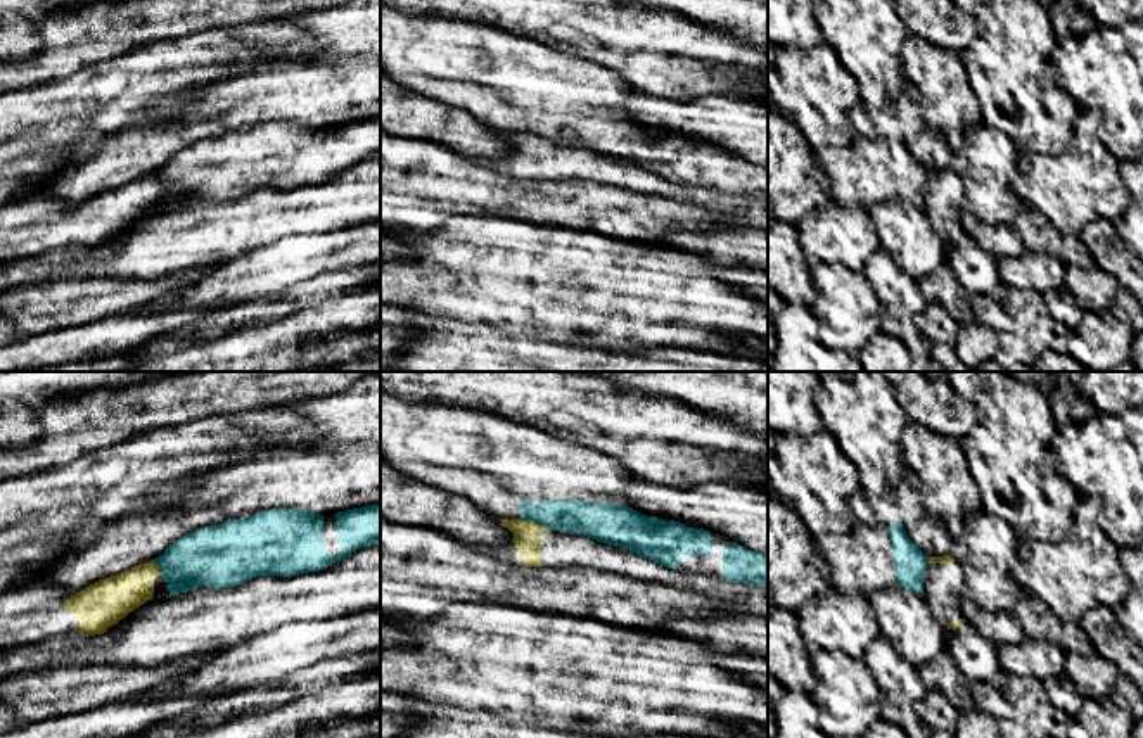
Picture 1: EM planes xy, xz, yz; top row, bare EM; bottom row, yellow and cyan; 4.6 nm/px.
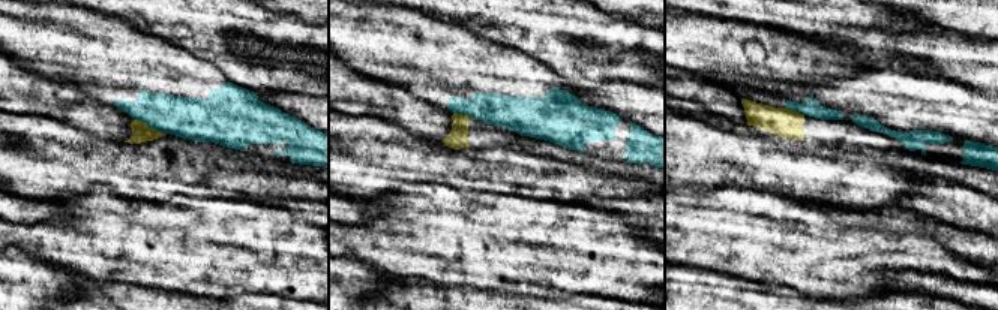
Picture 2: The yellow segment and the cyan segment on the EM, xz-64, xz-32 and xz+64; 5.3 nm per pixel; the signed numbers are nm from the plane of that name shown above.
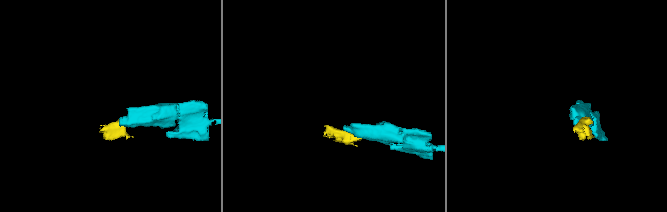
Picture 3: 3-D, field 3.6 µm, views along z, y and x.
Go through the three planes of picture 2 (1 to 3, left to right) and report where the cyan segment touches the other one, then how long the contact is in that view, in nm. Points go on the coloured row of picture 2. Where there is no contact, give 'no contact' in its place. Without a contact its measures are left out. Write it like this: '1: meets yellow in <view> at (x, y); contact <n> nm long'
1: meets yellow in xz-64 at (150, 128); contact 190 nm long
2: meets yellow in xz-32 at (465, 116); contact 120 nm long
3: meets yellow in xz+64 at (793, 110); contact 90 nm long

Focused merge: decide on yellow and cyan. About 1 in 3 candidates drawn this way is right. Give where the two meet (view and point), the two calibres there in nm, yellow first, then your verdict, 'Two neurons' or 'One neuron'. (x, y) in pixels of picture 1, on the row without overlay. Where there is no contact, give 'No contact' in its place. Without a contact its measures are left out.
Touches yellow at xz (536, 135). Thickness 130 nm (yellow) against 160 nm. Two neurons

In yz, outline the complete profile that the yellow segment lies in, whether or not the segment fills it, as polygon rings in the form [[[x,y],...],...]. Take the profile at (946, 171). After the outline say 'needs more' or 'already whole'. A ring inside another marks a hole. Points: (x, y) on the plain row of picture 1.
[[[949,168],[929,169],[923,190],[923,209],[934,232],[944,242],[956,242],[967,235],[961,226],[963,202],[963,180],[955,171]]]; needs more

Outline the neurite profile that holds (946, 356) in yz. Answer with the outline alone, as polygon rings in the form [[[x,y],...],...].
[[[934,344],[930,356],[944,372],[975,372],[960,361],[953,346]]]

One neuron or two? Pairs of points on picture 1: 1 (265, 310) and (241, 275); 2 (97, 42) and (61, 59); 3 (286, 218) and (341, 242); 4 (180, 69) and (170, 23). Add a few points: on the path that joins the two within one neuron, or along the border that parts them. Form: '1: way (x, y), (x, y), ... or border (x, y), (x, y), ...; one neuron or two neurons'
1: border (296, 284), (277, 294), (241, 303); two neurons
2: way (89, 45), (70, 57); one neuron
3: border (360, 223), (280, 239); two neurons
4: border (213, 26), (134, 47); two neurons

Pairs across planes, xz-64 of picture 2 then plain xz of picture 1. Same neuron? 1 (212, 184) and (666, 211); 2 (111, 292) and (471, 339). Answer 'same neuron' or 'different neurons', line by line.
1: same neuron
2: same neuron

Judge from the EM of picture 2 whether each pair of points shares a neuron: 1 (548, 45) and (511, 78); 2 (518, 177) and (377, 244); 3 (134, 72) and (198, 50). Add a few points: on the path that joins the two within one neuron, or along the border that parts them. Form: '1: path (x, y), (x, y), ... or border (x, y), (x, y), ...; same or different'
1: border (502, 44), (517, 47), (535, 57); different
2: border (443, 183), (461, 192), (471, 192), (476, 196); different
3: border (158, 38), (185, 47), (209, 62); different

